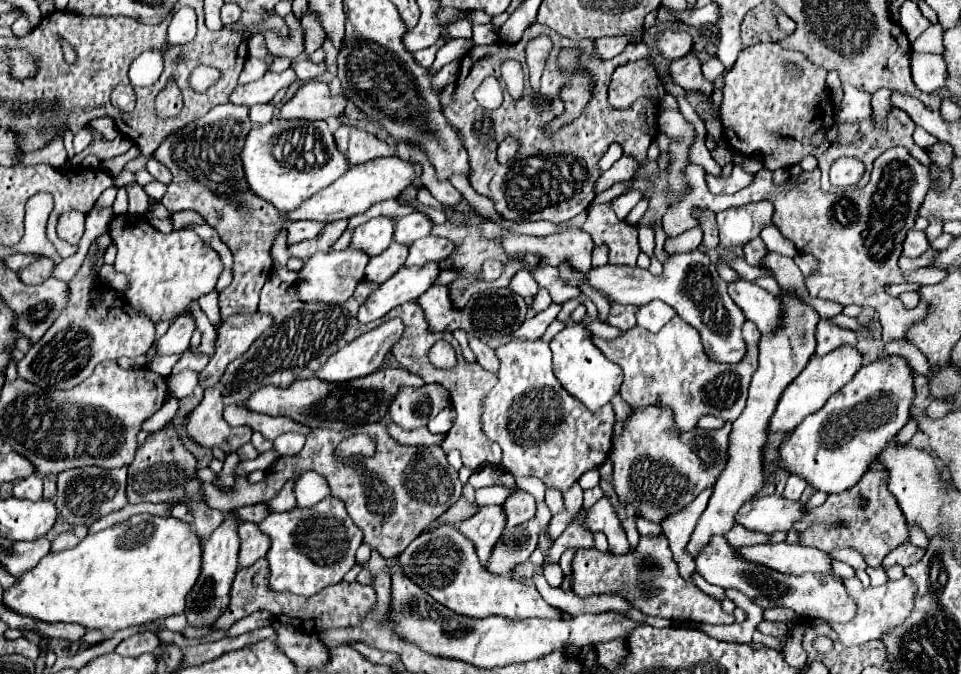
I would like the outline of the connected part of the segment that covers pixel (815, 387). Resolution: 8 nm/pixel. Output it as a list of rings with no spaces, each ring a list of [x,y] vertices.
[[[841,346],[825,356],[813,356],[809,360],[809,364],[805,366],[805,370],[787,386],[785,390],[785,404],[789,410],[777,410],[769,420],[769,432],[789,432],[793,428],[797,428],[805,416],[817,412],[821,406],[825,406],[825,402],[829,400],[829,396],[833,396],[837,390],[841,390],[853,376],[855,372],[861,368],[863,364],[863,356],[857,352],[857,348],[853,346]]]

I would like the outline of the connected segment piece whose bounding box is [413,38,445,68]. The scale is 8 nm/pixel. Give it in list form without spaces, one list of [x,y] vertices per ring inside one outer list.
[[[439,38],[437,44],[433,44],[433,46],[429,46],[429,48],[423,48],[423,50],[417,50],[417,52],[413,54],[415,62],[417,62],[419,66],[423,66],[423,68],[429,68],[429,66],[433,64],[433,60],[435,60],[435,52],[437,52],[443,44],[445,44],[445,38]]]

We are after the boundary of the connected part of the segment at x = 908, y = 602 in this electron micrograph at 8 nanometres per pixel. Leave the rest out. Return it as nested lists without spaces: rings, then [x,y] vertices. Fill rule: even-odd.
[[[845,578],[843,584],[845,584],[847,592],[857,602],[857,616],[845,624],[829,622],[829,626],[837,632],[839,640],[845,646],[857,646],[857,644],[865,644],[869,640],[877,640],[879,636],[883,636],[883,632],[887,632],[893,626],[899,626],[911,614],[915,588],[913,588],[913,582],[909,578],[901,578],[897,582],[887,582],[879,588],[863,588],[857,578]]]

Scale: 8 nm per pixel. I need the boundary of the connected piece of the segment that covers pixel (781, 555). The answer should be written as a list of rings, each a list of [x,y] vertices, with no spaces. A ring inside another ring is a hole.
[[[761,544],[735,548],[737,556],[753,564],[773,568],[781,574],[831,574],[831,558],[827,552],[799,544]]]

